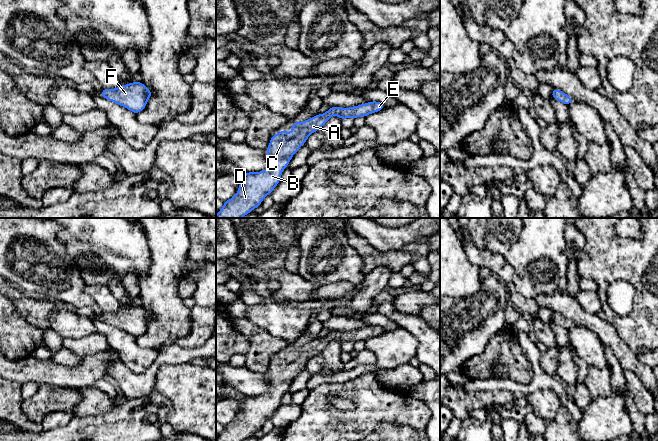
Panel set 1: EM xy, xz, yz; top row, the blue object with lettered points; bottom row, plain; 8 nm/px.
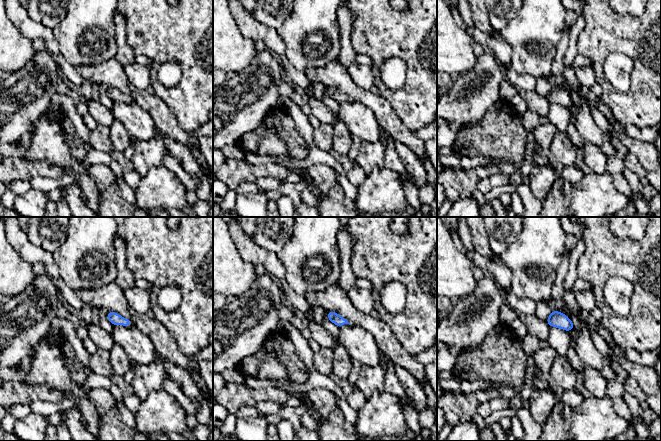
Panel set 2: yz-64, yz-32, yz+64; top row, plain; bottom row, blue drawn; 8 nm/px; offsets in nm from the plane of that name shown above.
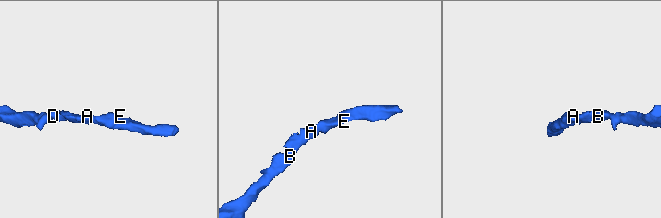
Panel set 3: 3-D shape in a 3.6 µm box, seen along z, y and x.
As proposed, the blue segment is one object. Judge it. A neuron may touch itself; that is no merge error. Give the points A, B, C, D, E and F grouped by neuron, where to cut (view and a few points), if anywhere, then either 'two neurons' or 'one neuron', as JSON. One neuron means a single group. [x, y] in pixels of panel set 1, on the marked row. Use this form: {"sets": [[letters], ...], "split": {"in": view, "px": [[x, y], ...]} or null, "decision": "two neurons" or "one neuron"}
{"sets": [["A", "B", "C", "D", "E", "F"]], "split": null, "decision": "one neuron"}

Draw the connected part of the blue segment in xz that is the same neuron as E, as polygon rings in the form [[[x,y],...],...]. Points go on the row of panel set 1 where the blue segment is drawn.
[[[378,101],[349,108],[333,106],[324,114],[317,114],[303,122],[298,123],[293,120],[290,135],[287,130],[284,130],[271,137],[269,146],[265,150],[270,160],[268,168],[261,172],[245,172],[245,175],[240,177],[240,186],[236,195],[224,201],[216,218],[242,218],[261,206],[263,198],[271,195],[281,181],[281,174],[293,155],[303,144],[306,144],[308,136],[317,132],[333,115],[338,115],[342,121],[346,118],[366,117],[385,107]]]

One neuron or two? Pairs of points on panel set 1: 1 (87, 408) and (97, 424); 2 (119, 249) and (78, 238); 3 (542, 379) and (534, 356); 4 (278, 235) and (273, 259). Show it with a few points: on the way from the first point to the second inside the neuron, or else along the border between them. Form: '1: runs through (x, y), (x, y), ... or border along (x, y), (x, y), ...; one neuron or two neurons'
1: border along (113, 406), (104, 412), (73, 417); two neurons
2: runs through (109, 246), (104, 245), (97, 238), (88, 238); one neuron
3: runs through (539, 373), (535, 362); one neuron
4: runs through (273, 241), (273, 253); one neuron

